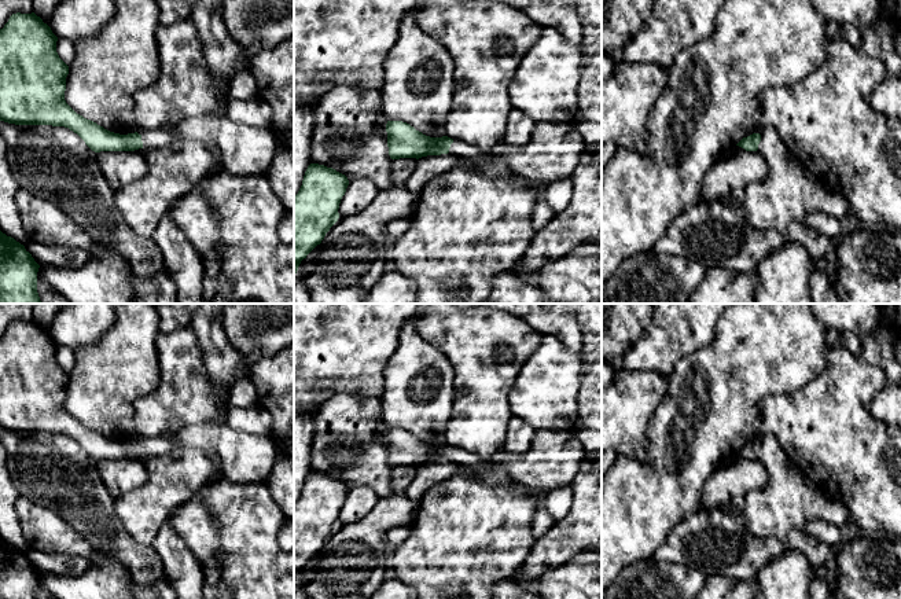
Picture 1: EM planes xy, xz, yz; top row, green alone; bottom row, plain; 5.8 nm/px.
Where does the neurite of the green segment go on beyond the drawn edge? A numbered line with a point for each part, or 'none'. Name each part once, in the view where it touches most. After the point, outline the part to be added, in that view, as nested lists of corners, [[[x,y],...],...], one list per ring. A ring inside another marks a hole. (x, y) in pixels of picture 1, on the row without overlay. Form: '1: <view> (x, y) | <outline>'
1: xy (245, 458) | [[[217,423],[187,425],[174,431],[158,437],[137,437],[141,444],[143,456],[159,456],[169,452],[174,445],[187,448],[209,448],[220,457],[223,477],[233,484],[266,482],[277,459],[277,444],[271,434],[249,434]]]

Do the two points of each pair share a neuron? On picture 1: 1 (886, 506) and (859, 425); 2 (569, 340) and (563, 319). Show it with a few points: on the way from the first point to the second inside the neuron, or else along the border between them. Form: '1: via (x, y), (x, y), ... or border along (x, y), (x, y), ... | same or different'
1: via (886, 485), (859, 455), (859, 445) | same
2: via (569, 334), (563, 324) | same

